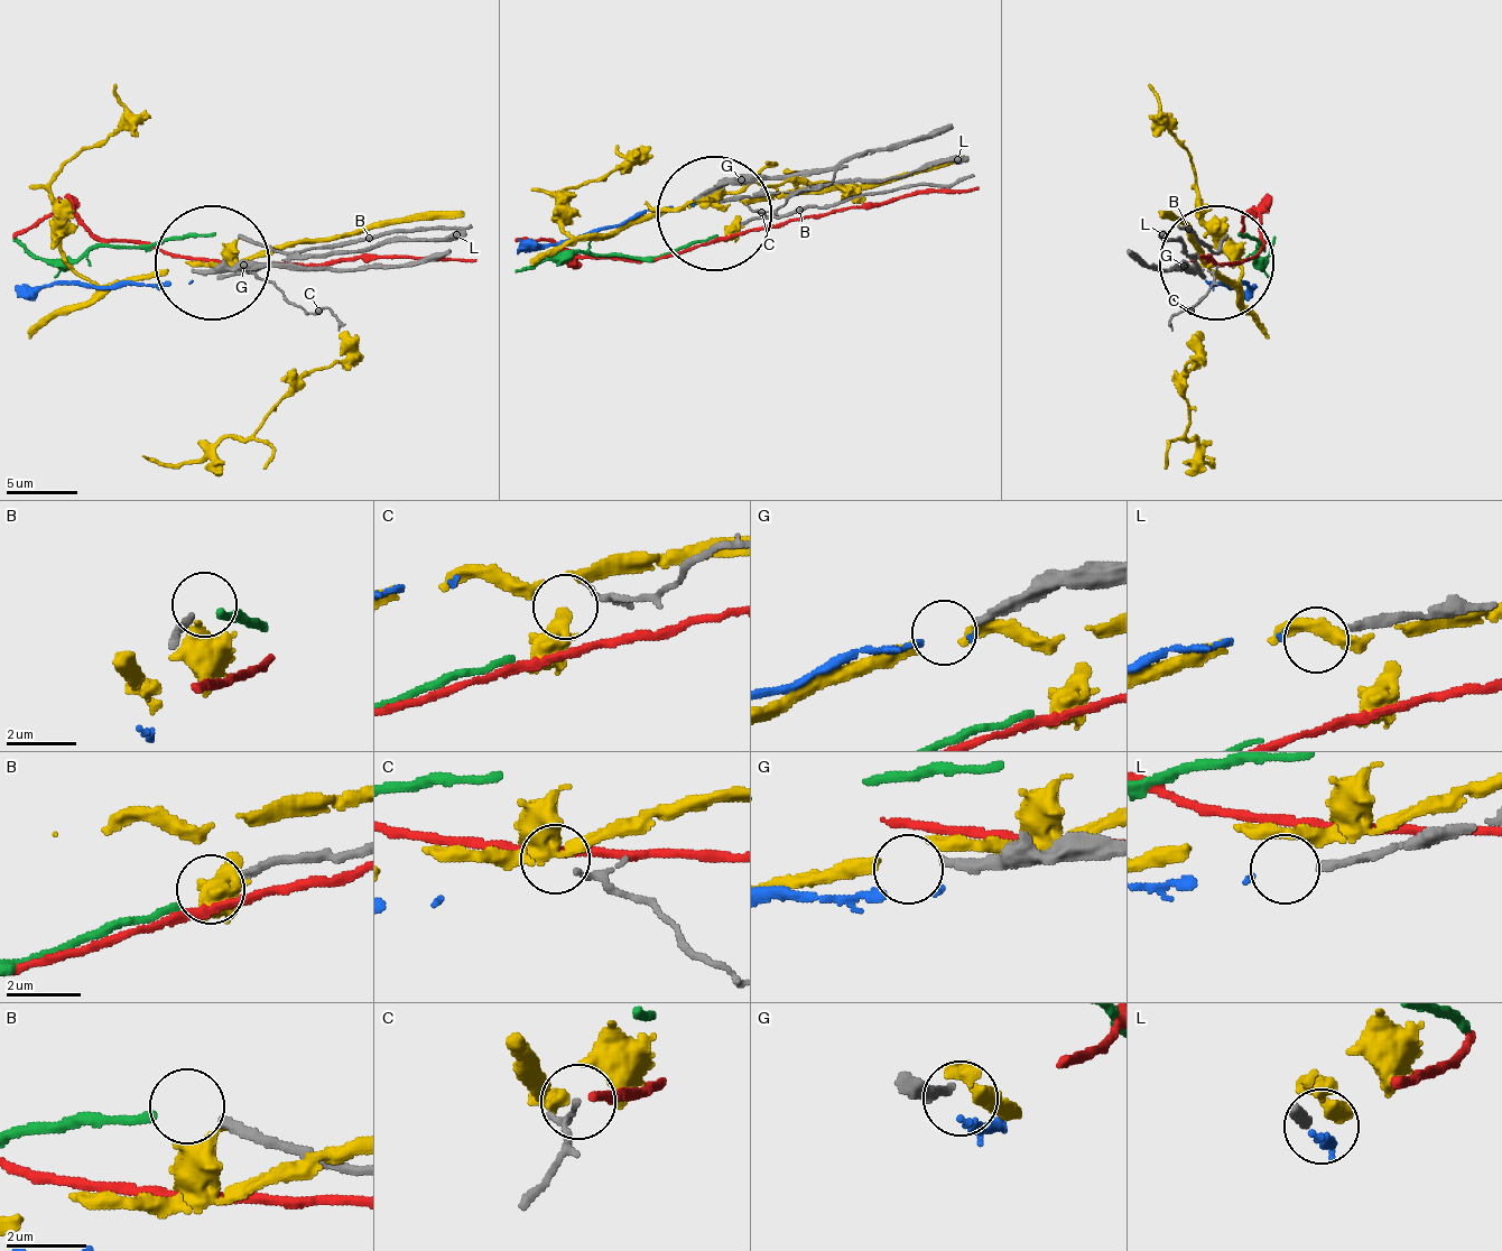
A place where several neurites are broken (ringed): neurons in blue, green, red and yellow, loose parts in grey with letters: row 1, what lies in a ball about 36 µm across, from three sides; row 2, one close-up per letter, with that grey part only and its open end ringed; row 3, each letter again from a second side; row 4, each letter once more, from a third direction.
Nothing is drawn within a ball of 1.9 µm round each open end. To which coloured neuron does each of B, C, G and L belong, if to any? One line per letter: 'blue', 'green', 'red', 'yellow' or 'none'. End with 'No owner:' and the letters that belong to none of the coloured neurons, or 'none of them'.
B: green
C: none
G: none
L: blue
No owner: C, G

